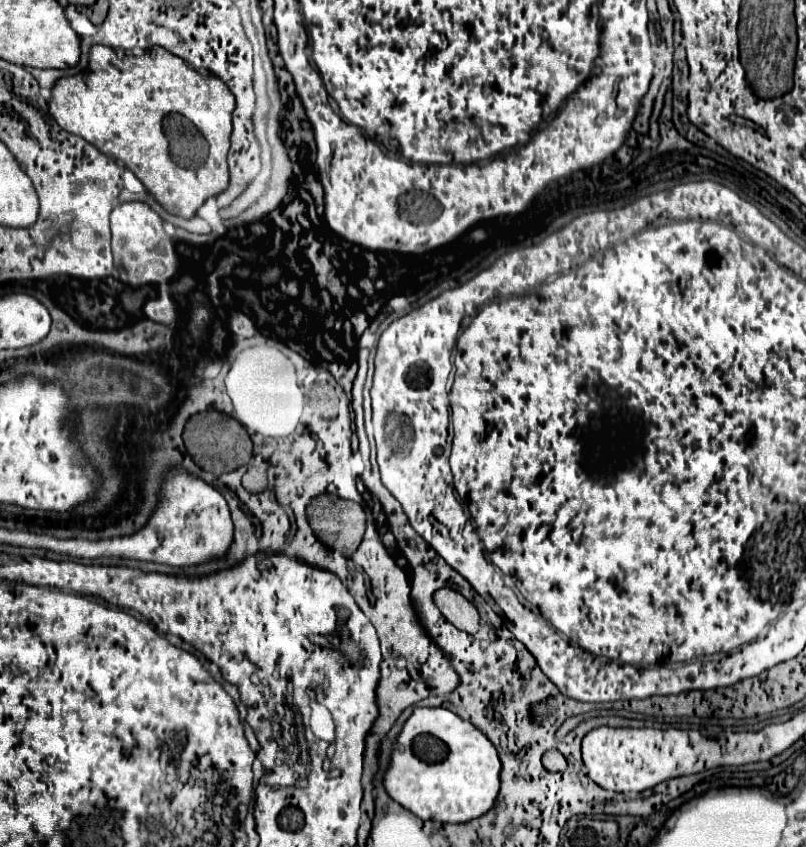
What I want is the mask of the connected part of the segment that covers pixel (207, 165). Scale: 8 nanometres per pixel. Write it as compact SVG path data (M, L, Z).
M95 45L87 71L59 79L53 85L53 97L49 99L49 115L61 129L83 137L105 155L111 155L137 175L167 213L185 219L193 217L209 197L215 197L229 187L227 151L233 109L235 97L221 79L195 71L183 59L169 55L163 47L153 47L137 59L119 59L109 47Z

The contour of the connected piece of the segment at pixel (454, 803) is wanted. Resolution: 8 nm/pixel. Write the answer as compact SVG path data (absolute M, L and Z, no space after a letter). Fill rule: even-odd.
M417 707L407 719L401 749L393 751L383 785L391 799L421 819L467 823L485 815L499 793L501 759L475 725L443 707Z

